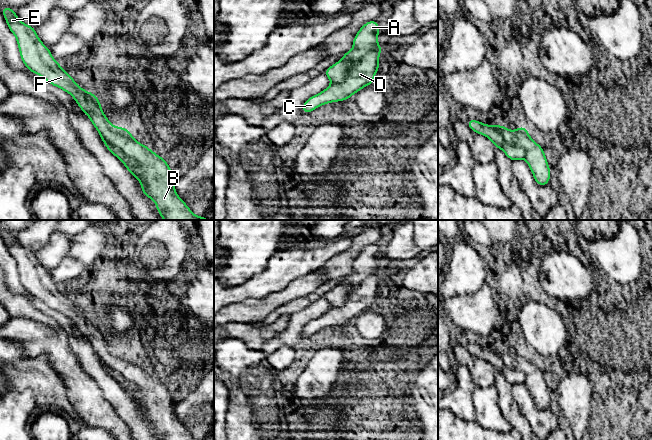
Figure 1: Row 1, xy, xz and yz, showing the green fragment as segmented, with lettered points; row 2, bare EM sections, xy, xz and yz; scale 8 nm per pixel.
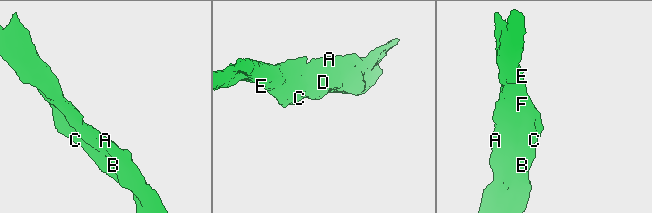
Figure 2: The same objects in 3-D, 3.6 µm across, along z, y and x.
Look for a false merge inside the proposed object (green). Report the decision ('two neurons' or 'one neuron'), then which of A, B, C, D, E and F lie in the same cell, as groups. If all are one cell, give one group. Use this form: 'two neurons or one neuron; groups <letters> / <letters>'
two neurons; groups A / B C D E F

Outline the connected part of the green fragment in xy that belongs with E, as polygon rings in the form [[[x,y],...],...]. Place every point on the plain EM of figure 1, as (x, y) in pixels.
[[[1,231],[9,254],[14,258],[20,281],[24,289],[40,299],[49,308],[69,317],[80,333],[89,341],[103,366],[117,371],[124,379],[139,389],[124,388],[126,393],[138,403],[143,418],[152,423],[160,440],[197,440],[178,420],[173,399],[167,385],[159,381],[148,370],[132,361],[131,355],[113,350],[101,333],[101,326],[94,317],[78,310],[75,304],[59,289],[39,263],[35,252],[23,247],[14,233]]]

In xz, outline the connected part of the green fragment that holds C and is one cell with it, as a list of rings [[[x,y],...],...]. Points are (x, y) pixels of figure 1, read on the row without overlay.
[[[382,273],[366,278],[350,292],[342,306],[332,307],[322,316],[307,323],[301,332],[302,336],[310,337],[321,329],[347,324],[362,312],[374,308],[373,303],[379,295],[379,280]]]

